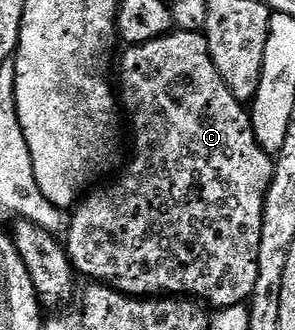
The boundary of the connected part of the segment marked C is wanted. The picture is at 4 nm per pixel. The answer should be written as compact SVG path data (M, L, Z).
M171 32L163 34L161 38L153 38L151 42L131 45L126 51L128 51L127 54L122 58L120 102L128 115L129 125L130 122L134 125L134 163L127 168L126 175L119 182L114 182L111 186L104 187L103 190L95 189L87 193L73 207L68 218L68 229L65 231L66 238L64 237L70 264L81 277L83 274L84 277L90 278L86 280L93 280L98 284L109 284L113 290L119 290L121 294L189 296L211 307L212 305L227 306L227 308L241 306L256 288L256 272L260 264L262 213L266 207L266 190L270 186L270 179L274 176L274 162L271 155L267 154L256 140L254 123L247 107L238 102L236 96L232 96L232 92L228 92L228 84L224 84L220 72L216 72L216 64L210 55L205 33Z

